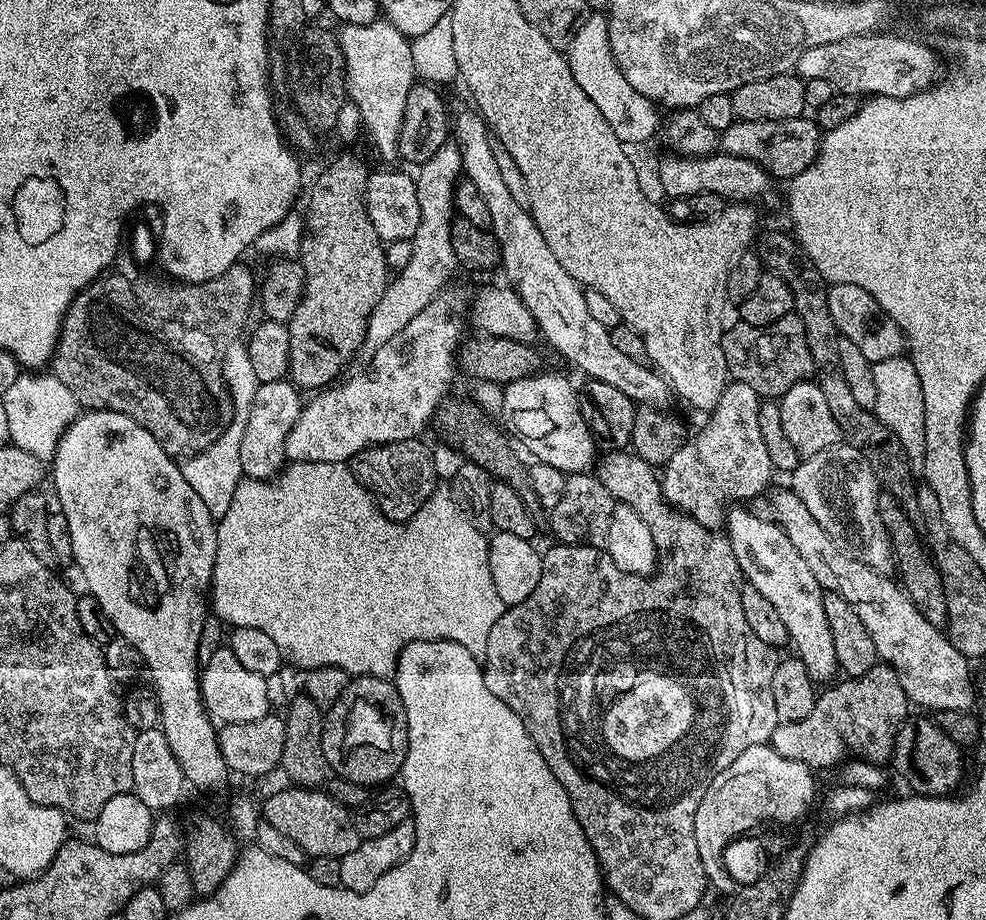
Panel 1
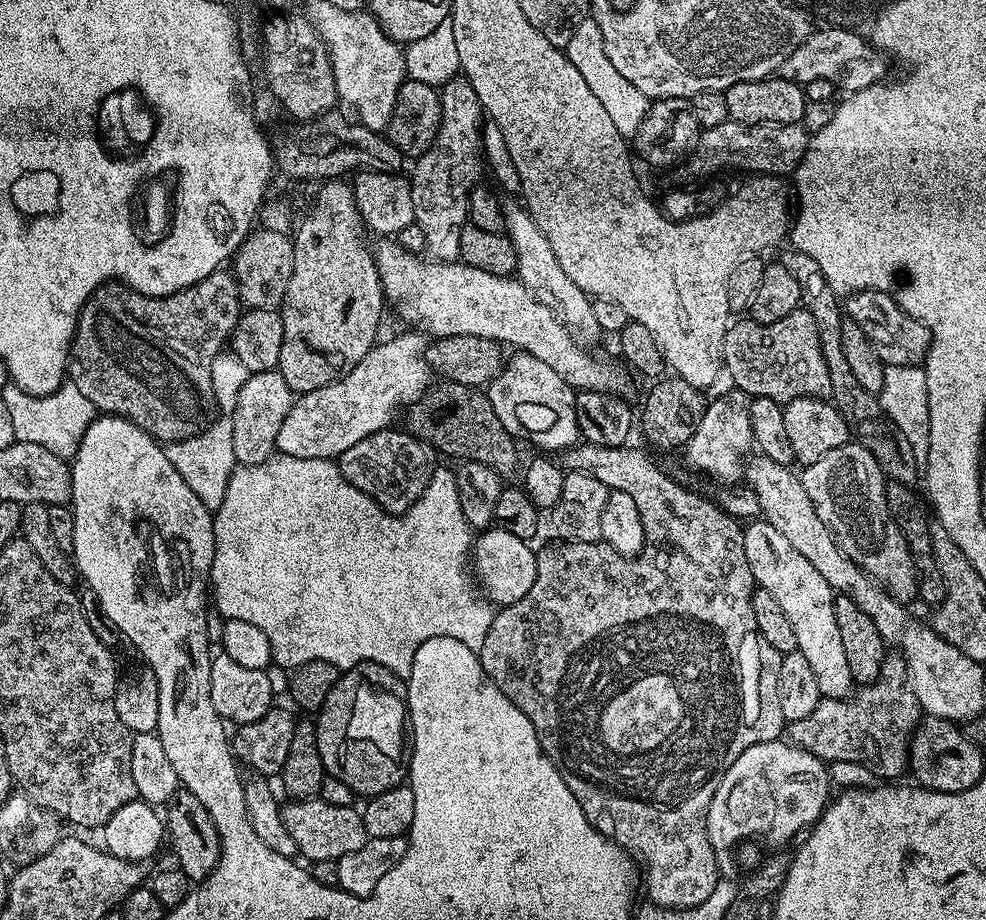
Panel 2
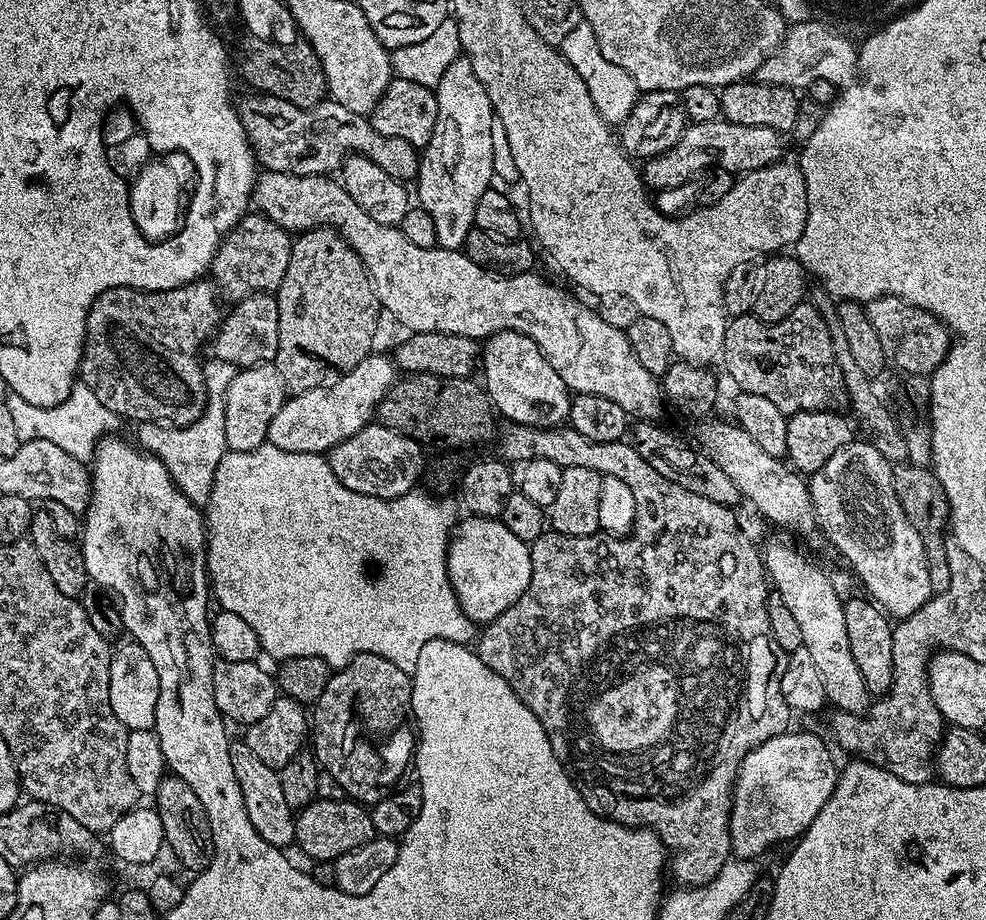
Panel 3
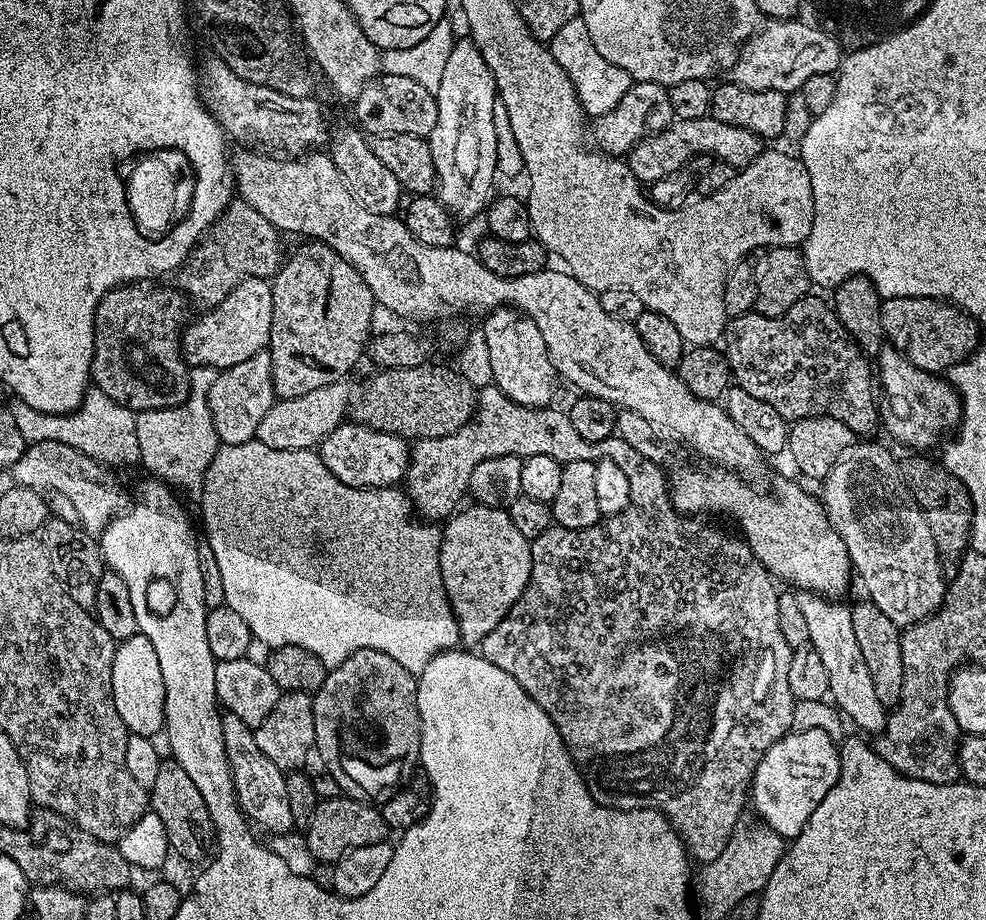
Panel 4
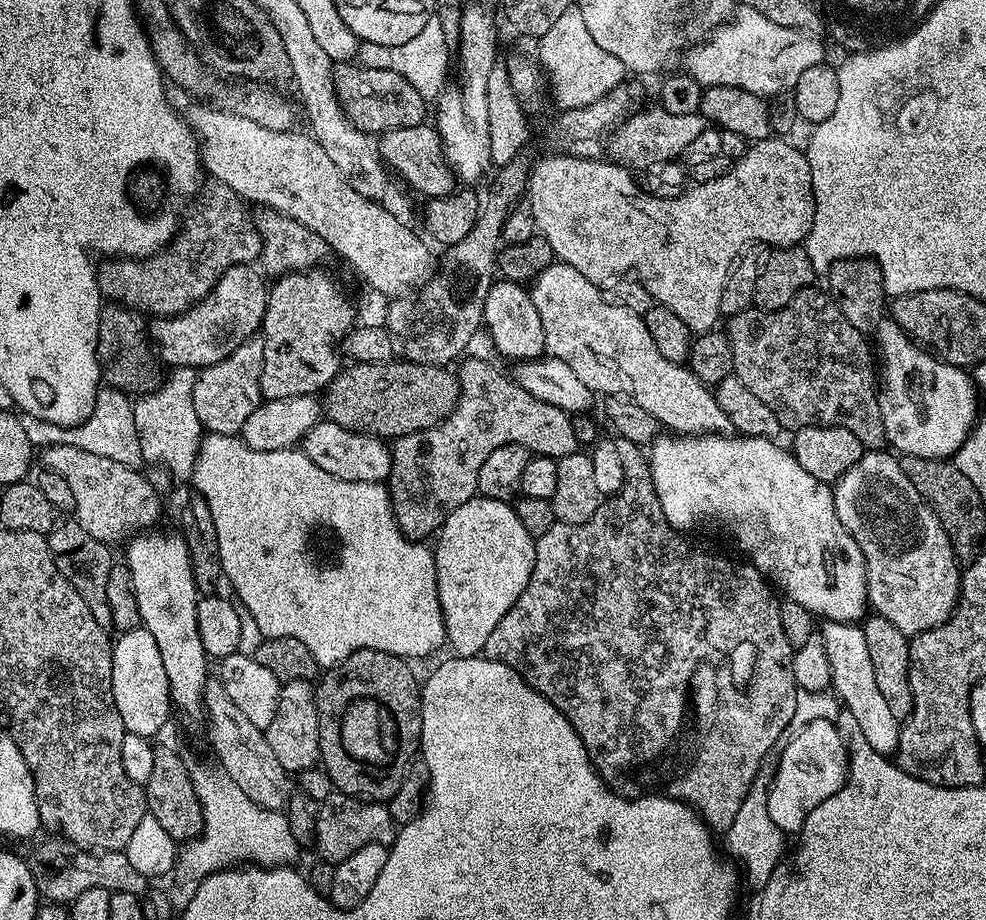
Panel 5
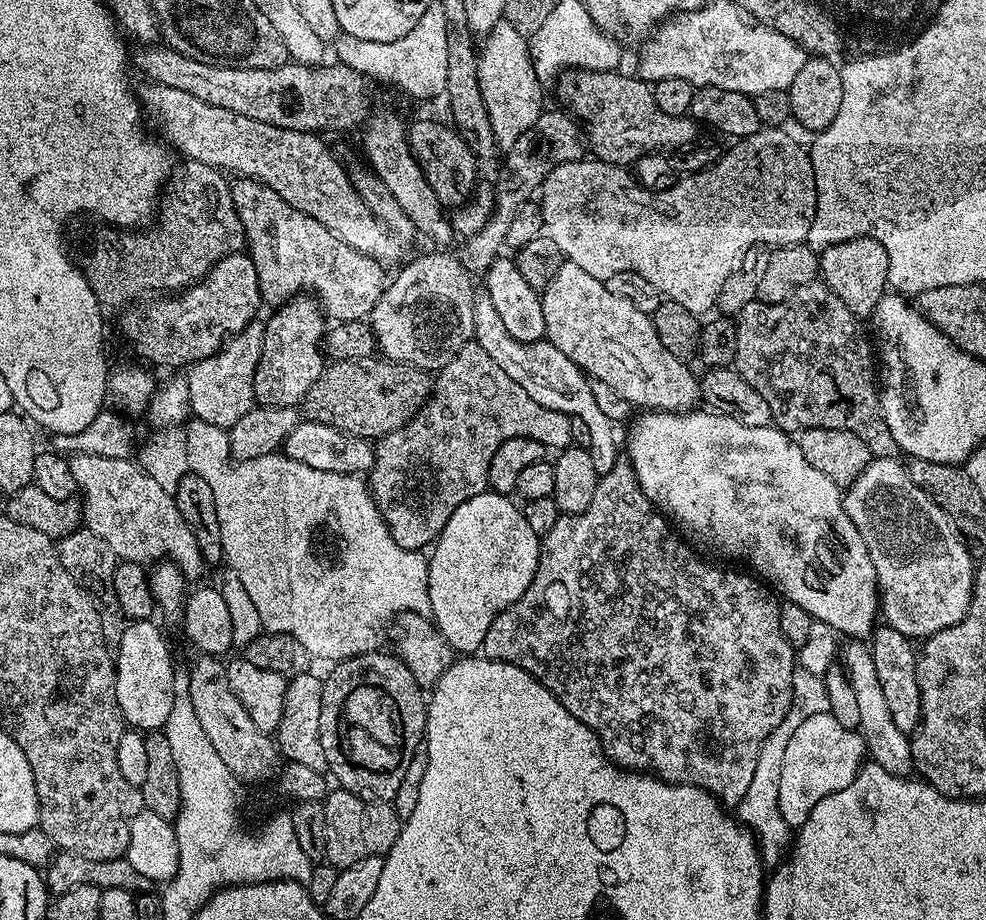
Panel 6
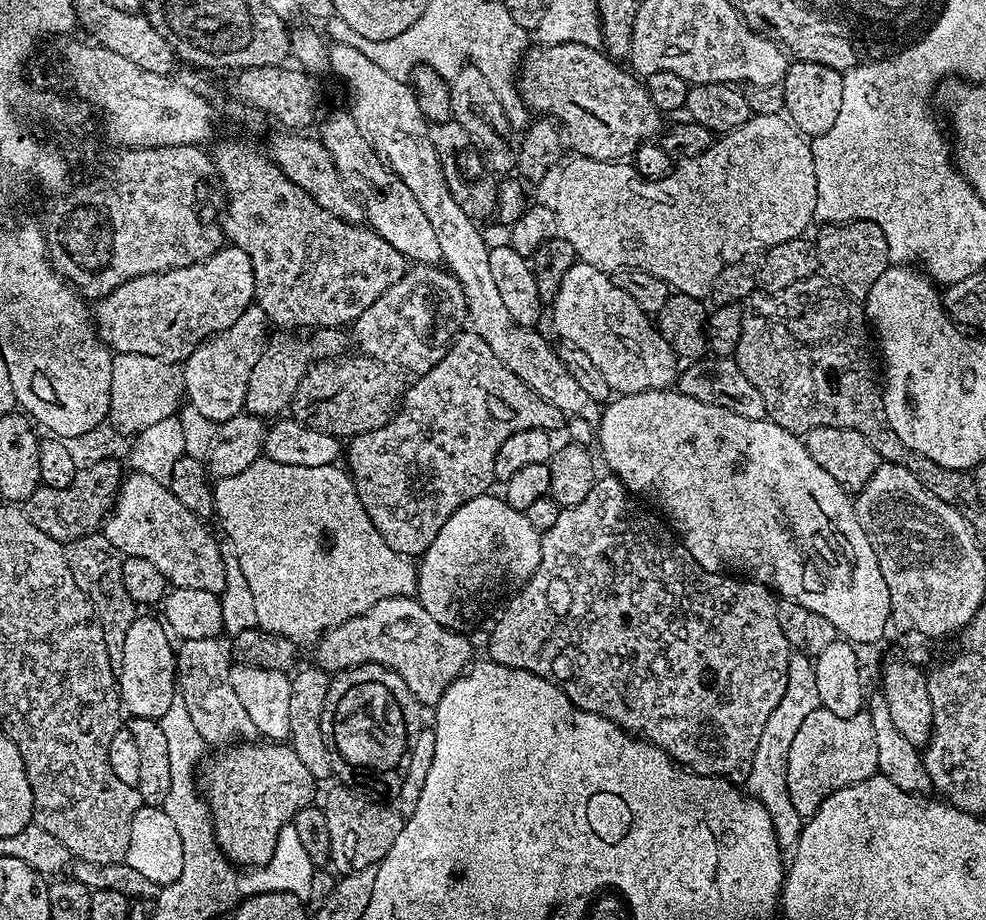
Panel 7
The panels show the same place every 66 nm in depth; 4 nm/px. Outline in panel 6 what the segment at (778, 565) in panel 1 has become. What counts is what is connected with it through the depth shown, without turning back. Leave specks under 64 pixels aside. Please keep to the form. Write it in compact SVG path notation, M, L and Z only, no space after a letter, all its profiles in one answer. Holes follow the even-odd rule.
M848 642L843 645L842 667L848 675L850 686L854 686L854 699L858 701L858 732L864 738L867 748L867 755L882 770L890 770L890 774L895 776L913 775L912 766L912 741L909 733L898 730L890 718L890 709L886 703L886 697L882 694L882 685L878 682L878 674L874 670L874 658L871 647L864 642ZM848 644L848 645L846 645Z

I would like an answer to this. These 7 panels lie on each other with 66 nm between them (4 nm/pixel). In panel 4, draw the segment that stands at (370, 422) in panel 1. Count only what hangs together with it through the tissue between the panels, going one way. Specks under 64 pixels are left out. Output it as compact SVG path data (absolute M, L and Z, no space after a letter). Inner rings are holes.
M337 382L318 390L310 390L310 394L302 394L298 398L277 399L272 408L266 410L266 418L262 418L258 426L256 439L274 450L315 449L339 424L345 423L350 408L346 385L347 383Z

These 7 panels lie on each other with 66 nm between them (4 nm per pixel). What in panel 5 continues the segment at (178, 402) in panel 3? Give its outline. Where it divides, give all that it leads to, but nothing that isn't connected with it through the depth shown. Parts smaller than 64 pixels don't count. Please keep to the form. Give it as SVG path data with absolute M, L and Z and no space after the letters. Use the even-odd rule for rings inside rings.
M108 302L101 307L96 353L100 359L100 375L107 387L129 394L143 394L155 391L162 384L162 364L150 343L150 332L146 324L144 328L144 320L135 308L126 308L119 302Z

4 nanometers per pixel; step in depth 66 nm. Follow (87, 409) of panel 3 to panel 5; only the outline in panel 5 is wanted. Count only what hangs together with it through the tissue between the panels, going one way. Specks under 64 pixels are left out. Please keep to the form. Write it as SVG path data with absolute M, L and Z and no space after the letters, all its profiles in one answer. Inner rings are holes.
M101 387L96 394L94 410L86 422L78 426L58 426L46 422L42 418L24 414L20 416L22 430L26 430L26 438L37 449L53 448L54 446L78 446L78 450L86 450L89 454L99 454L102 458L111 458L113 462L122 462L122 466L139 469L145 463L142 454L142 442L139 440L138 429L134 426L133 401L129 393L120 392L117 388Z

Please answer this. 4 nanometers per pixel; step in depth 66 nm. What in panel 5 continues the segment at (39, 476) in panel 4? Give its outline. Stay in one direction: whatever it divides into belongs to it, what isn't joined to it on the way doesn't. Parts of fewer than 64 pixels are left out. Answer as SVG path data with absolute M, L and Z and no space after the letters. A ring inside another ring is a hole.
M78 446L45 448L42 456L47 471L66 478L74 493L74 519L90 538L98 538L103 544L112 546L115 540L124 542L157 527L161 493L143 471L122 466L122 462L113 462L99 454L78 450Z

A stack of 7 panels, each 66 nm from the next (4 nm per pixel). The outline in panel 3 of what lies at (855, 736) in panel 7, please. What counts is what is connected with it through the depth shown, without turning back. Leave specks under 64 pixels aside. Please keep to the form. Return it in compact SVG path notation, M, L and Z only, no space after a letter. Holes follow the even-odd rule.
M790 730L748 752L733 784L732 808L729 812L729 832L736 832L732 837L733 857L738 860L755 859L766 847L776 842L792 842L802 836L829 800L837 775L838 766L834 764L825 742L810 732Z

